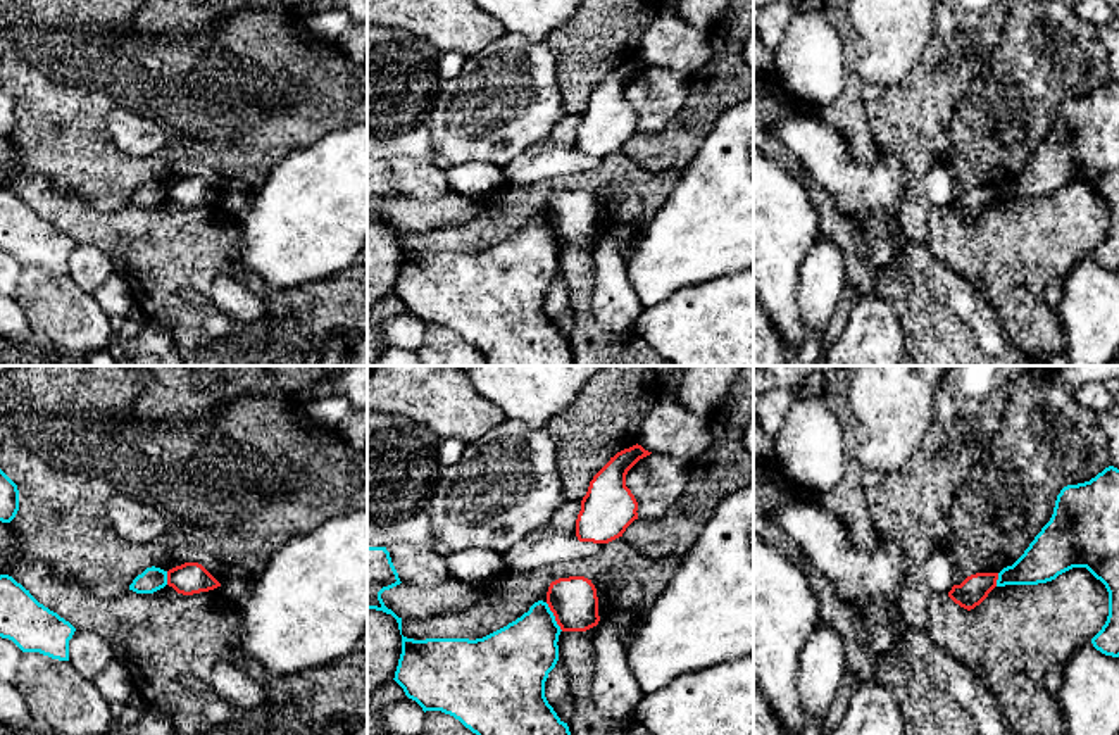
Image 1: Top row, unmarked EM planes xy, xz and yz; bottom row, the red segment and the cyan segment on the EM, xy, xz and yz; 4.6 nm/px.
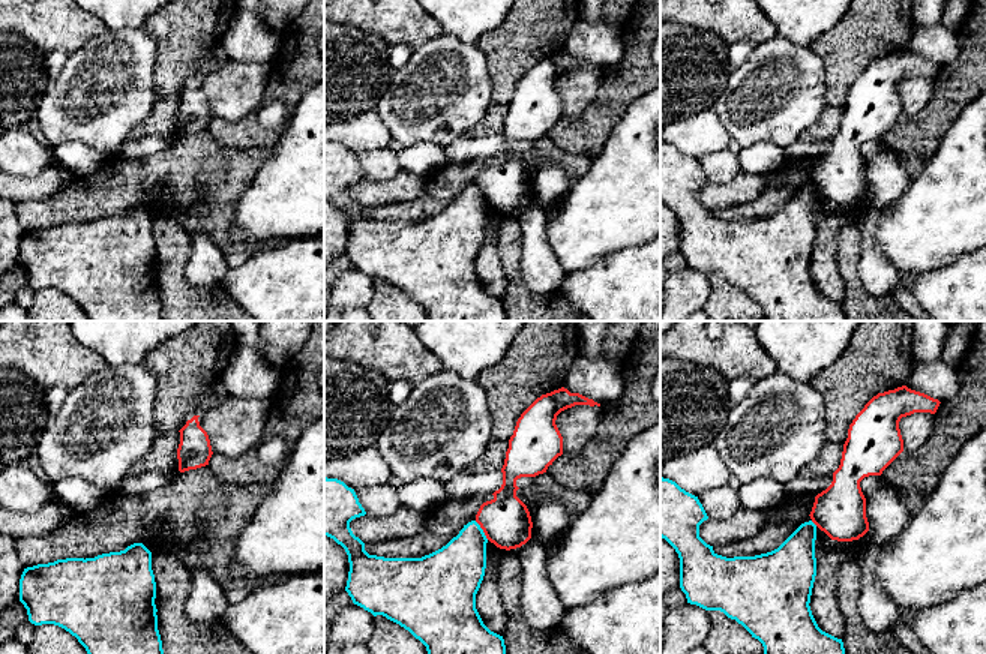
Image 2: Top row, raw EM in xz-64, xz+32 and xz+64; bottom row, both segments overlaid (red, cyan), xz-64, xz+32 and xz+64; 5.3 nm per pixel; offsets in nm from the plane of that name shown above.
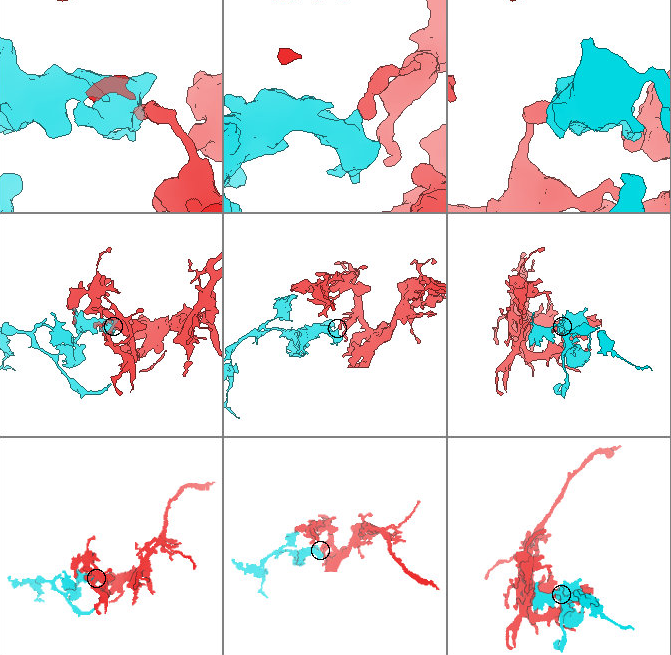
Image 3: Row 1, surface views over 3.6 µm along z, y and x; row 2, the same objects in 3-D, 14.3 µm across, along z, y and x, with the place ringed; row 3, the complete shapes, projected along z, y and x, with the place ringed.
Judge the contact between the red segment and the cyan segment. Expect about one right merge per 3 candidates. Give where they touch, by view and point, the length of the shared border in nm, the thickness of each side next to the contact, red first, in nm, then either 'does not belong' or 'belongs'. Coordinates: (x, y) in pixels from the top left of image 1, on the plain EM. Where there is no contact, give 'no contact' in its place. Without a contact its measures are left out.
xz (554, 228) | 160 nm | 220/320 nm | does not belong

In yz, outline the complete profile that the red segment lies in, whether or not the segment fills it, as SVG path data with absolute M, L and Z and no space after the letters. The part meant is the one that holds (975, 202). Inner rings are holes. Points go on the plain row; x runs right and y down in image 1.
M976 186L960 198L953 198L948 210L960 221L971 224L979 219L997 200L998 186Z

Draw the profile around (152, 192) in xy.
M147 181L141 188L138 188L129 204L136 207L153 207L167 198L167 185L160 181Z

